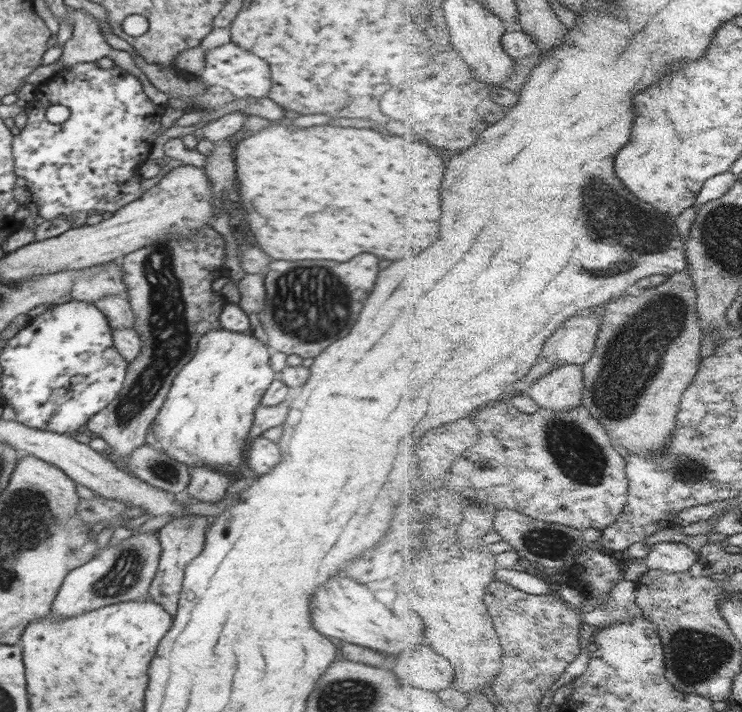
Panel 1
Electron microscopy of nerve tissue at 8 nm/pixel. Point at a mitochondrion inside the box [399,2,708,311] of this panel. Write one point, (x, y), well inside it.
(631, 239)

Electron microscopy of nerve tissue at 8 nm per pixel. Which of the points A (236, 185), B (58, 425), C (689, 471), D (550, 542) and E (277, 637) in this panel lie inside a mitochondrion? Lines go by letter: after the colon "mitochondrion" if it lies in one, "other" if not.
A: other
B: other
C: mitochondrion
D: mitochondrion
E: other

